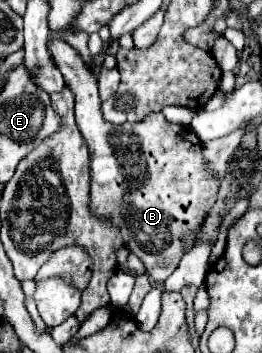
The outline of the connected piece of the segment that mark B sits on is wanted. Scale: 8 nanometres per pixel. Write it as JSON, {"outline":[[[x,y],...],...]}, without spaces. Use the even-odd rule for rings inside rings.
{"outline":[[[56,38],[48,40],[48,50],[54,64],[60,68],[66,84],[76,94],[76,124],[84,140],[88,142],[90,160],[92,160],[90,162],[90,176],[92,176],[90,208],[98,218],[104,218],[104,220],[110,218],[120,228],[126,248],[132,250],[144,262],[146,274],[152,278],[152,282],[162,284],[178,268],[182,256],[186,254],[184,234],[190,232],[198,236],[210,208],[216,202],[218,180],[206,170],[200,140],[188,126],[166,122],[166,118],[160,112],[150,114],[142,122],[122,124],[122,126],[114,126],[102,120],[96,76],[90,74],[90,70],[84,66],[78,52],[72,50],[72,46],[66,44],[64,40],[56,40]]]}

